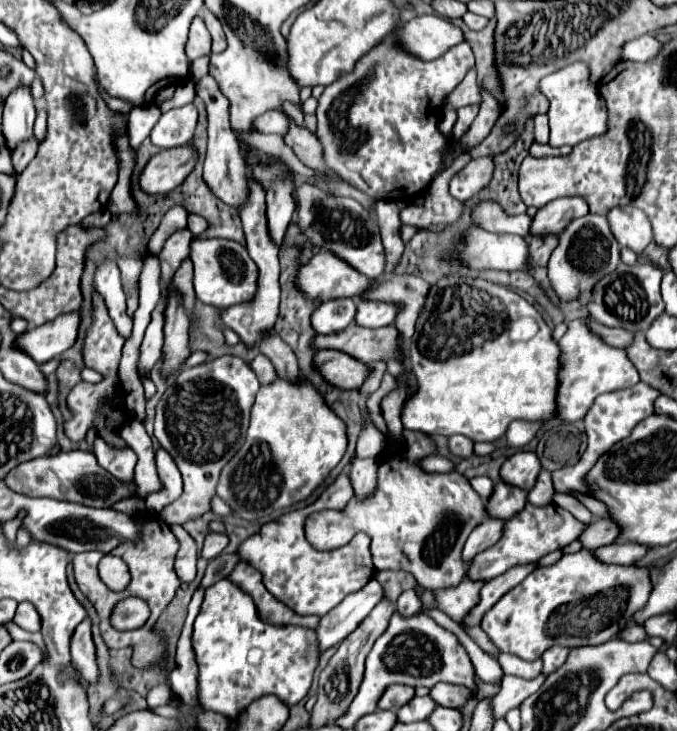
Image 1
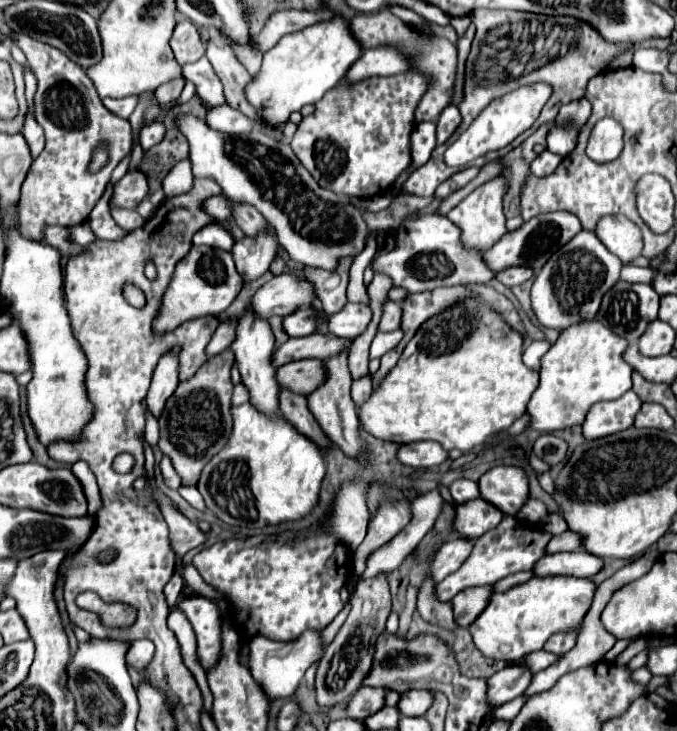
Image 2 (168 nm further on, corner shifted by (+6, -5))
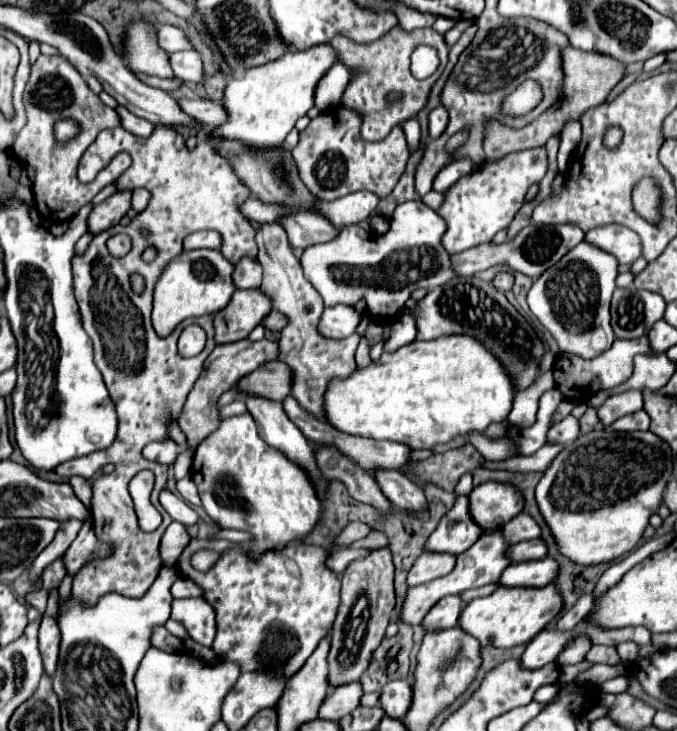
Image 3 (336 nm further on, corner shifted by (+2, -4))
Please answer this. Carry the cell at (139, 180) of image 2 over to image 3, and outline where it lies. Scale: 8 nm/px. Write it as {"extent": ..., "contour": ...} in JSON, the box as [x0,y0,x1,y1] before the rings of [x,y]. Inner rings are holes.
{"extent":[87,191,131,235],"contour":[[[117,191],[101,205],[93,207],[87,217],[87,231],[91,235],[99,235],[109,227],[115,227],[119,219],[131,209],[131,191]]]}

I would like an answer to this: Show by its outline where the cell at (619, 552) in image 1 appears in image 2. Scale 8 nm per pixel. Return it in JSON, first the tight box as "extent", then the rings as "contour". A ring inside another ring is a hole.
{"extent":[533,550,605,578],"contour":[[[587,550],[577,552],[559,552],[559,554],[545,554],[535,566],[533,572],[537,576],[549,576],[549,574],[569,574],[575,578],[589,578],[601,572],[605,566],[605,560],[599,556],[589,554]]]}

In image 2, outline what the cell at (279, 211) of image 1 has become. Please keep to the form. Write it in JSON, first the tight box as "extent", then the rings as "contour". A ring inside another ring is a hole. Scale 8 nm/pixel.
{"extent":[231,226,277,282],"contour":[[[271,226],[259,230],[255,236],[245,236],[243,240],[235,242],[231,252],[245,282],[253,282],[269,270],[273,258],[277,256],[277,246],[275,230]]]}

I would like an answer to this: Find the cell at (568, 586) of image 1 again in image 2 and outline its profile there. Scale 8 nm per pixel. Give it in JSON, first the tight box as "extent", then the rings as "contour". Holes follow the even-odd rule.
{"extent":[469,576,597,660],"contour":[[[533,576],[533,580],[493,594],[487,608],[469,626],[475,646],[483,656],[495,660],[521,660],[541,650],[557,632],[579,632],[593,602],[597,584],[589,578],[573,576]]]}

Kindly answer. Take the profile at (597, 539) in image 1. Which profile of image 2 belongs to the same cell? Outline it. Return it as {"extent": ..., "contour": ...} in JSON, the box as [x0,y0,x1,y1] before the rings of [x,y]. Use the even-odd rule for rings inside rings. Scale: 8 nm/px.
{"extent":[549,532,583,554],"contour":[[[563,532],[559,536],[553,536],[553,540],[549,542],[549,554],[553,552],[573,552],[577,548],[583,548],[583,536],[577,532]]]}

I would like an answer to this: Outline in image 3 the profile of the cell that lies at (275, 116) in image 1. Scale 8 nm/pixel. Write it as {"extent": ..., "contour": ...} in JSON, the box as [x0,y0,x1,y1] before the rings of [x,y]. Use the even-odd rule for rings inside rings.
{"extent":[177,99,225,127],"contour":[[[179,99],[177,101],[181,111],[185,111],[189,117],[197,119],[199,123],[213,127],[221,121],[225,121],[225,109],[221,107],[221,101],[209,101],[209,99]]]}

